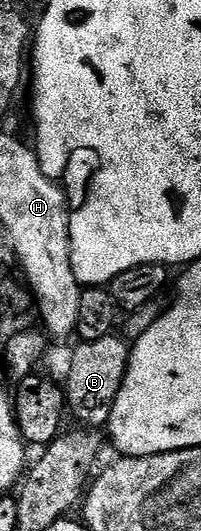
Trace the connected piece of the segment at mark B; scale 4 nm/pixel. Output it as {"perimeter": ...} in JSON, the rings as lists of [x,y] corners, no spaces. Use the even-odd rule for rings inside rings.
{"perimeter":[[[119,333],[101,337],[101,341],[80,342],[78,346],[71,355],[71,368],[67,371],[67,383],[65,382],[67,407],[70,414],[72,411],[83,422],[80,424],[84,428],[103,429],[110,424],[117,393],[121,393],[131,347],[128,340]]]}

